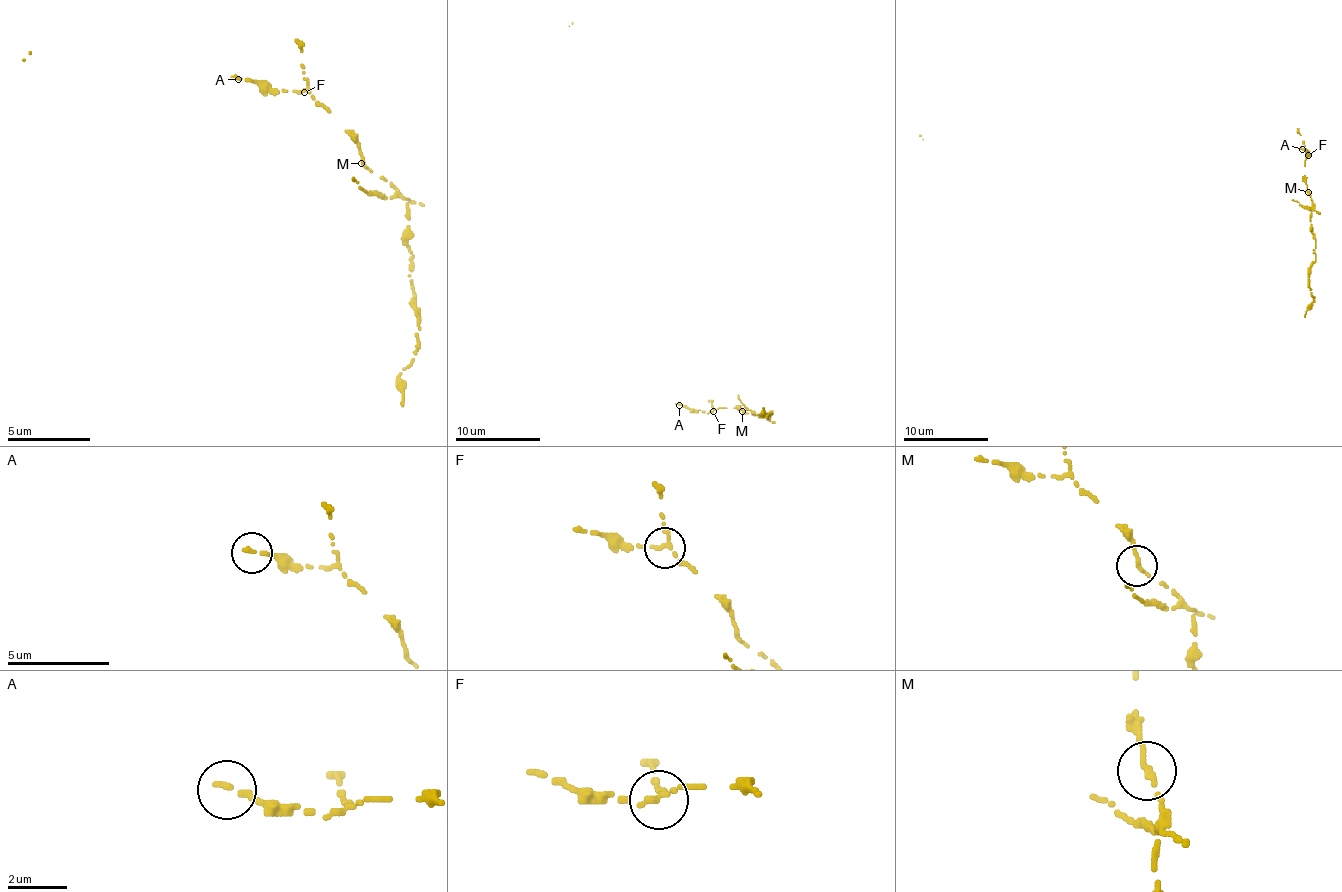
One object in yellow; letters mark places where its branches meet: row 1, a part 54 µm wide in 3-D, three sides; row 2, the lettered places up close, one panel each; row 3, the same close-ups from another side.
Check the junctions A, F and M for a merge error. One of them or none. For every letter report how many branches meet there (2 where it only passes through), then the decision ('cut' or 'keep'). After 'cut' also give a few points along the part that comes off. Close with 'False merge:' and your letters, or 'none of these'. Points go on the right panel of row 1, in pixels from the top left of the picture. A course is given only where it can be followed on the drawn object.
A: 1 branches meet; keep
F: 2 branches meet; keep
M: 2 branches meet; keep
False merge: none of these

